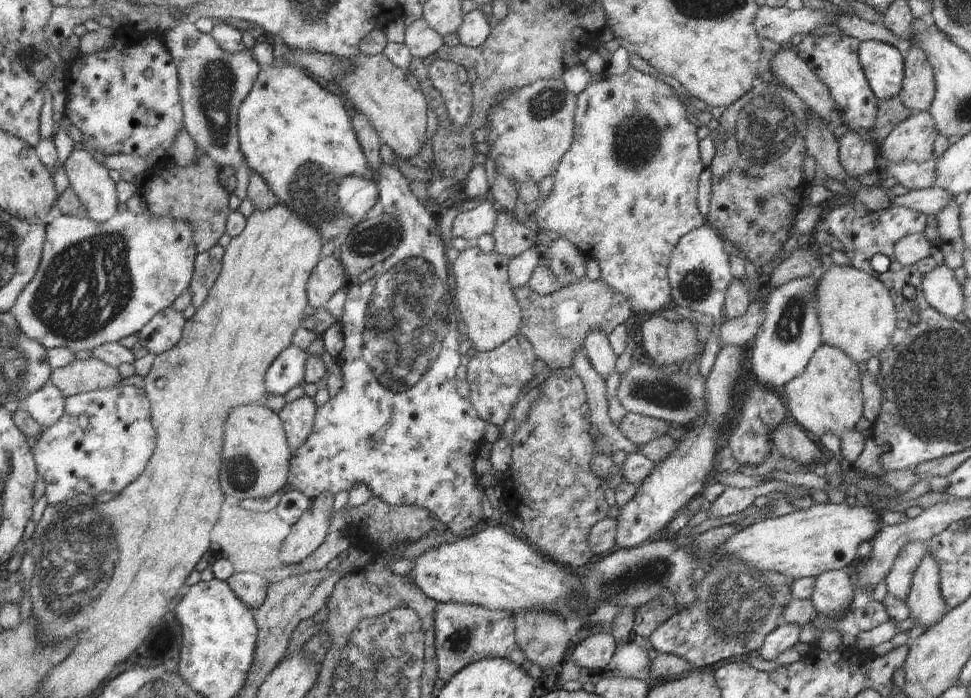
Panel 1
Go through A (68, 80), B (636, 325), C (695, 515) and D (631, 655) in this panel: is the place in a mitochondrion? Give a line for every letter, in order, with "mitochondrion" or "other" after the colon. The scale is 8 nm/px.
A: other
B: other
C: other
D: other

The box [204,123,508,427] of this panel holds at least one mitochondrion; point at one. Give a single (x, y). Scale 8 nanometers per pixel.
(406, 319)

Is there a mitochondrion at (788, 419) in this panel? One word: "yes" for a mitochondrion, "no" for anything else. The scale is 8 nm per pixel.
no

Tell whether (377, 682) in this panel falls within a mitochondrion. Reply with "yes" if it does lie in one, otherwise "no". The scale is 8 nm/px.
yes

